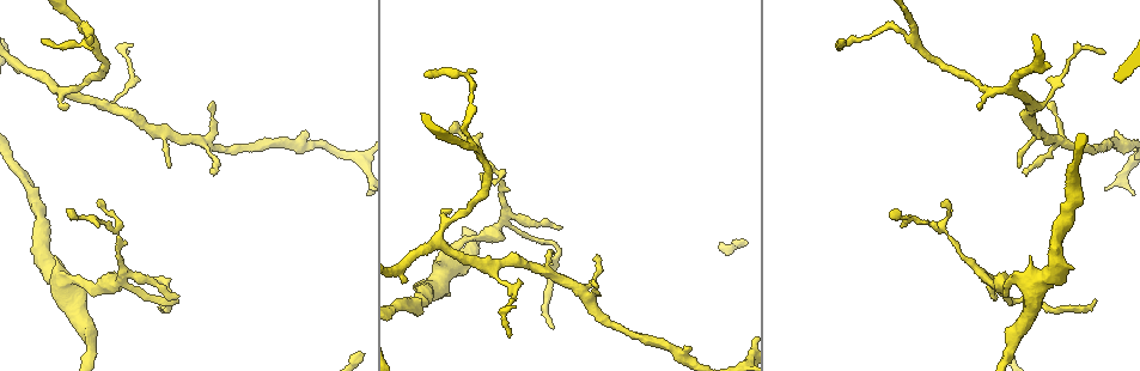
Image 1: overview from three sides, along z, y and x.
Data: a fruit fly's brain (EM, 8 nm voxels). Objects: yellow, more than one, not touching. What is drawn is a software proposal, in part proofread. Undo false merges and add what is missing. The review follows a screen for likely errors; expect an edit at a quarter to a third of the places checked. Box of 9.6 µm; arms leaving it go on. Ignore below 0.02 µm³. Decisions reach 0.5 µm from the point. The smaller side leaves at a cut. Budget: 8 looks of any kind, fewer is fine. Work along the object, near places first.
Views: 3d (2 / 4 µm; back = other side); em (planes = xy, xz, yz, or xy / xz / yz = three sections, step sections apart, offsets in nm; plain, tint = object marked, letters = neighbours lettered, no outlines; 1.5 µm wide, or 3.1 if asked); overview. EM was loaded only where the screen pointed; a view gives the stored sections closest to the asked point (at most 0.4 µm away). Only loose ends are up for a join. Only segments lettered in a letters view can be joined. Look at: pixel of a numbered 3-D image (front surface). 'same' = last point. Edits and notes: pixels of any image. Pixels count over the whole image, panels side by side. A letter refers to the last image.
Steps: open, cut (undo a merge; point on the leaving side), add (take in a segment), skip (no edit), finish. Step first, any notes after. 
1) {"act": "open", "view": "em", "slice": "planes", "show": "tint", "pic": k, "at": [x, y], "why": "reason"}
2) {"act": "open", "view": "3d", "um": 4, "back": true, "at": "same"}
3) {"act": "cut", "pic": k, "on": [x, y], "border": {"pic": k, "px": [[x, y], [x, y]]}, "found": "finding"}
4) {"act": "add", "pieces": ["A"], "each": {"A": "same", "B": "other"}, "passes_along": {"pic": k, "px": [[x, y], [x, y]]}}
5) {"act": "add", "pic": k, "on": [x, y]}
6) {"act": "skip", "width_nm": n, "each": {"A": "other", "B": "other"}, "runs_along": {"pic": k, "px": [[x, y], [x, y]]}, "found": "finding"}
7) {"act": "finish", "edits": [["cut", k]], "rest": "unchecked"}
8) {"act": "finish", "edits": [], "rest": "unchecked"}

{"act": "open", "view": "em", "slice": "planes", "show": "plain", "pic": 1, "at": [551, 253], "why": "thin end"}

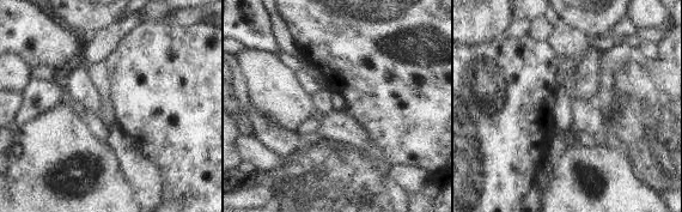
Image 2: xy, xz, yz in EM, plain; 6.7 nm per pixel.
{"act": "open", "view": "em", "slice": "planes", "show": "letters", "at": "same", "why": "see the neighbours"}

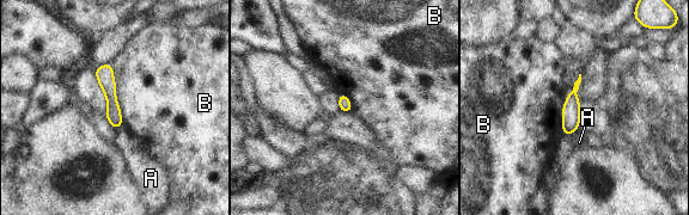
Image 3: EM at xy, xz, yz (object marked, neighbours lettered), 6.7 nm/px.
{"act": "skip", "each": {"A": "other", "B": "other"}, "found": "none of them fits"}

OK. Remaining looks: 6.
{"act": "open", "view": "3d", "um": 4, "pic": 1, "at": [504, 221], "why": "arms run side by side"}

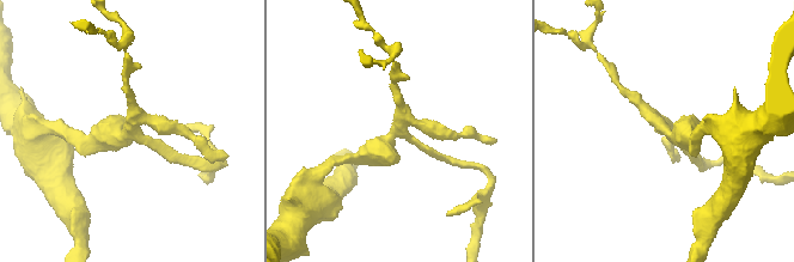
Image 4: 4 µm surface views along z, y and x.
{"act": "open", "view": "em", "slice": "planes", "show": "letters", "pic": 4, "at": [394, 133], "why": "shape alone is not enough"}

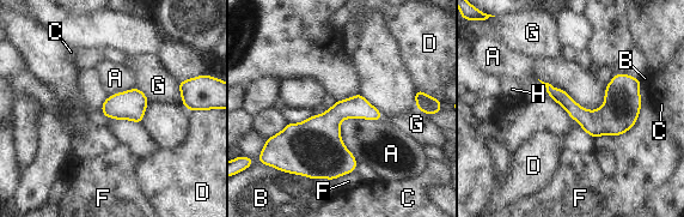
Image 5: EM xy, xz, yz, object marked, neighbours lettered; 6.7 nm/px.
{"act": "skip", "longest_contact_nm": ["A", 480], "each": {"A": "other", "B": "other", "C": "other", "D": "other", "F": "other", "G": "other", "H": "other"}, "border": {"pic": 5, "px": [[538, 78], [590, 110], [604, 103]]}, "found": "one cell here"}

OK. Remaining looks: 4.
{"act": "open", "view": "em", "slice": "xz", "step": 4, "show": "tint", "pic": 1, "at": [979, 109]}

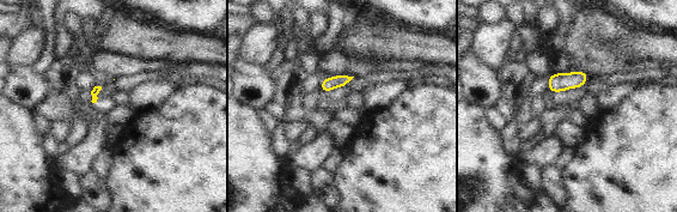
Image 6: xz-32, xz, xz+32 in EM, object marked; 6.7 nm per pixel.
{"act": "open", "view": "em", "slice": "planes", "show": "letters", "at": "same", "why": "cut it another way"}

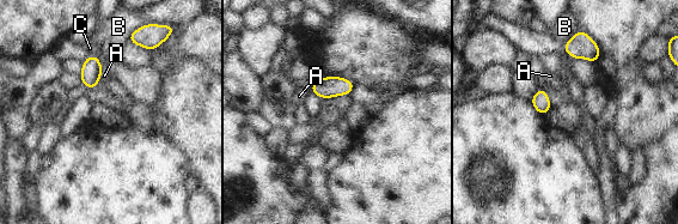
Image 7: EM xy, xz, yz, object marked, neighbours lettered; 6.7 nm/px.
{"act": "skip", "each": {"A": "other", "B": "other", "C": "other"}, "border": {"pic": 7, "px": [[310, 86], [312, 91]]}, "found": "no lettered segment goes on from it"}

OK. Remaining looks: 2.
{"act": "finish", "edits": [], "rest": "unchecked"}

